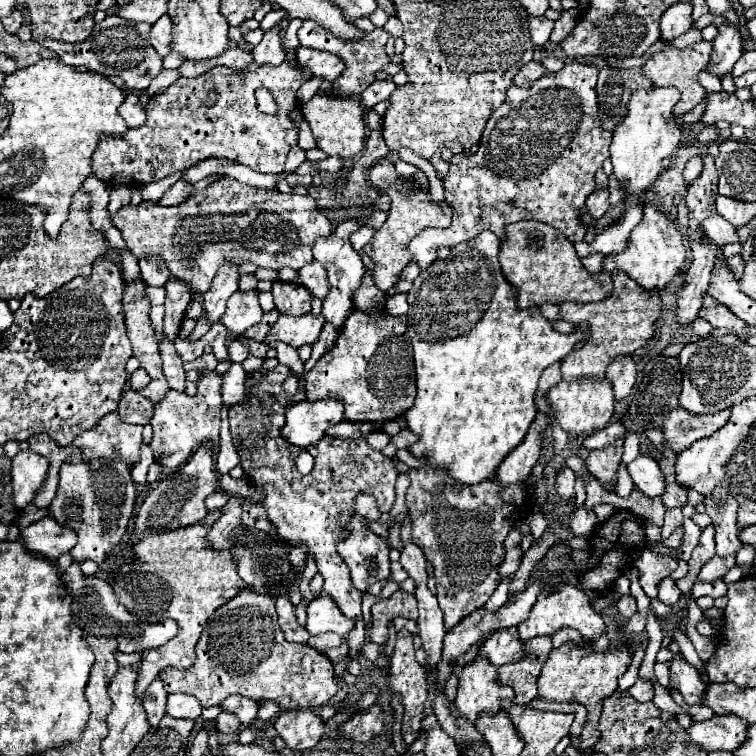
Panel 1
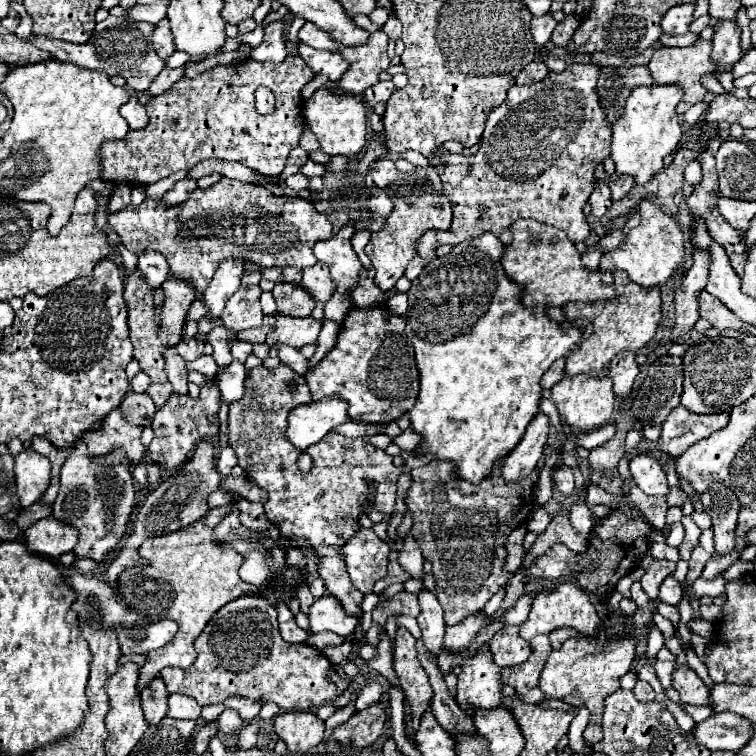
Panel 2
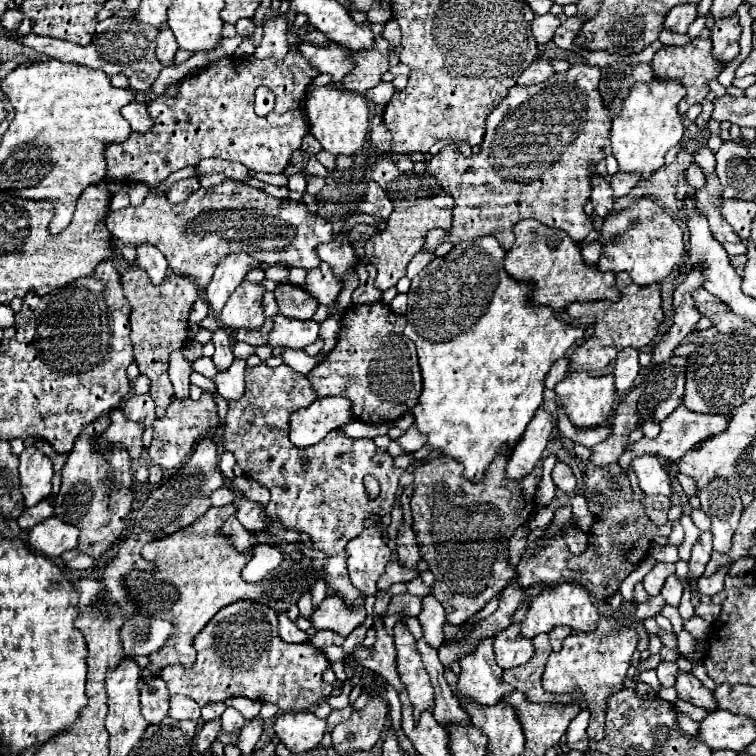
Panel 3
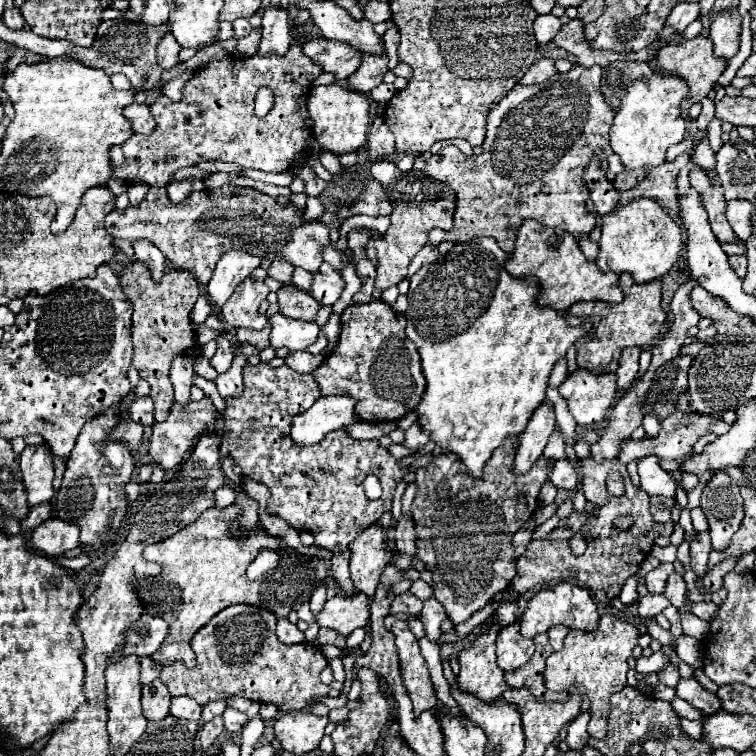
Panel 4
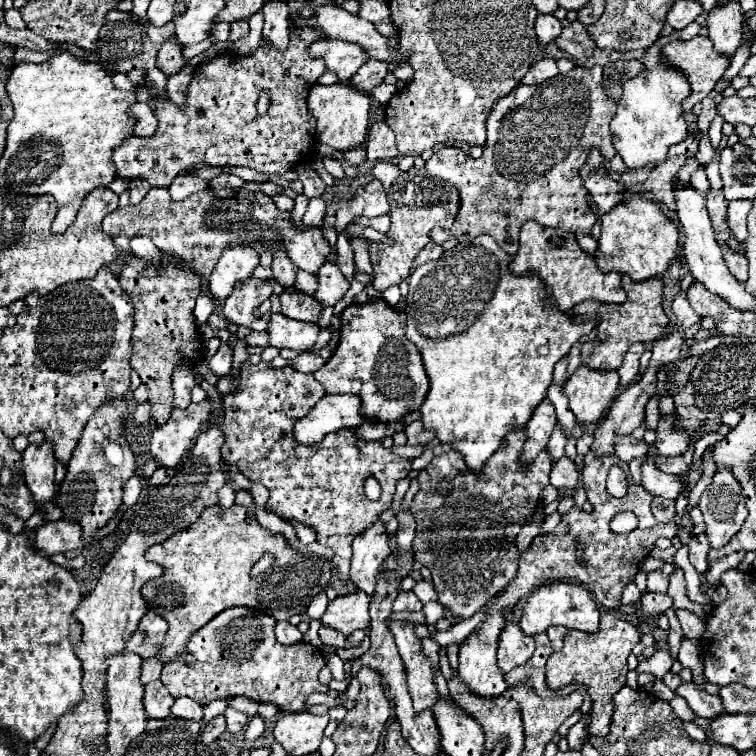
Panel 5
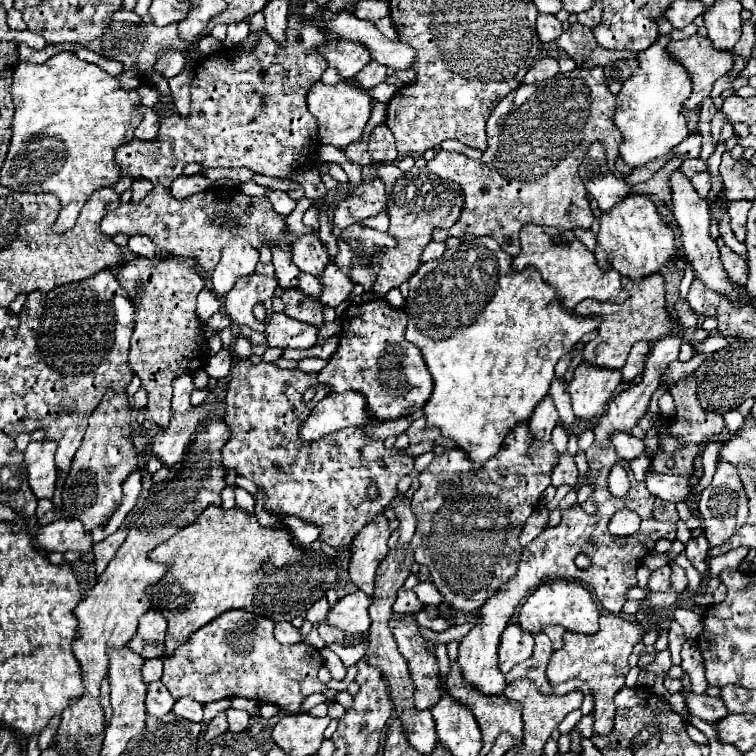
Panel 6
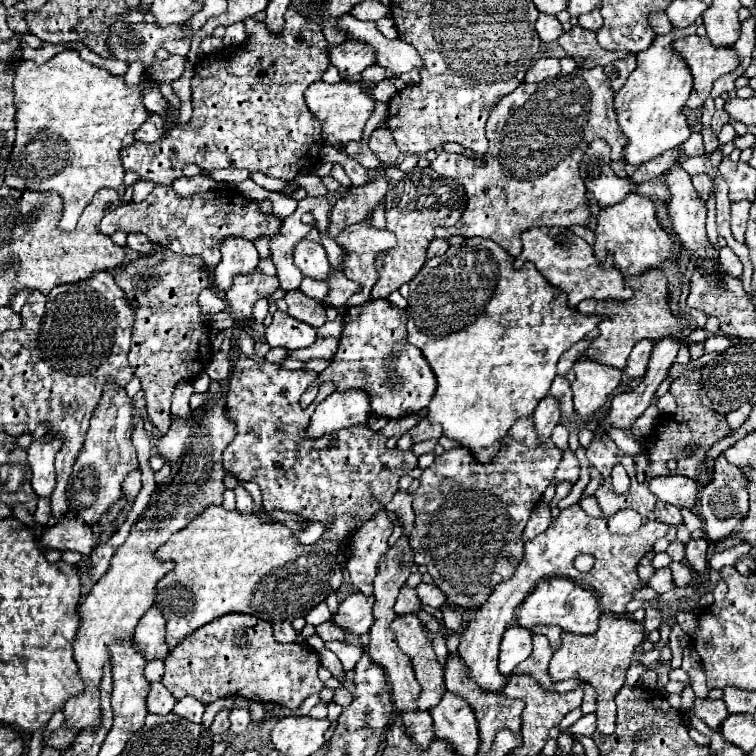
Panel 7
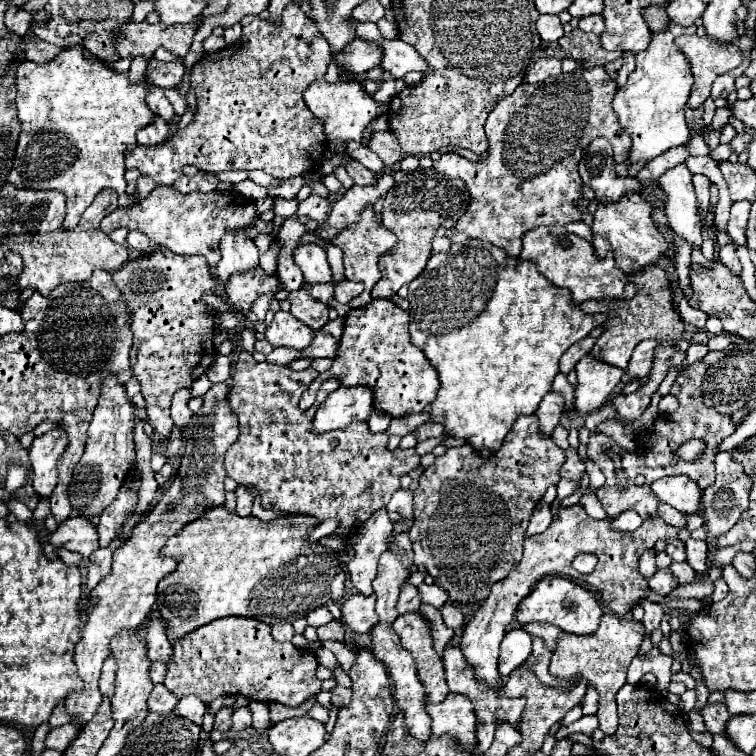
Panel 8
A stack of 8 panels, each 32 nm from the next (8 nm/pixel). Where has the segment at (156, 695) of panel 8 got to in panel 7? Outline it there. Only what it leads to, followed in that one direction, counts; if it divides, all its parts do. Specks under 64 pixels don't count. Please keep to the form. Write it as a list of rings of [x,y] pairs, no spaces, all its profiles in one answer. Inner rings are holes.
[[[156,682],[156,684],[152,684],[152,690],[150,690],[146,702],[148,702],[148,712],[152,712],[152,714],[168,714],[168,712],[172,712],[172,708],[174,708],[174,704],[178,700],[166,690],[164,684]]]

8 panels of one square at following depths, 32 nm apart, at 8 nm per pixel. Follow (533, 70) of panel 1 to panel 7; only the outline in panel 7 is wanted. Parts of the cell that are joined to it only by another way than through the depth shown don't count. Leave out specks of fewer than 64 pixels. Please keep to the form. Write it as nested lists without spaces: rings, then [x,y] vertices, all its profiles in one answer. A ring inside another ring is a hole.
[[[540,58],[526,74],[526,82],[542,82],[550,76],[560,74],[560,60],[556,58]]]

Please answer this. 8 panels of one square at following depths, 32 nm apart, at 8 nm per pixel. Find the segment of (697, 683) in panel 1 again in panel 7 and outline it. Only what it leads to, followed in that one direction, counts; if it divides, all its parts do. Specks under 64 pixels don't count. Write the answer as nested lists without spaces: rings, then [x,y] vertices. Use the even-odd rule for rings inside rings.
[[[696,698],[692,712],[696,716],[700,716],[712,730],[720,730],[722,720],[728,718],[728,710],[726,710],[726,704],[722,700],[714,700],[712,702],[710,698],[706,698],[706,700]]]

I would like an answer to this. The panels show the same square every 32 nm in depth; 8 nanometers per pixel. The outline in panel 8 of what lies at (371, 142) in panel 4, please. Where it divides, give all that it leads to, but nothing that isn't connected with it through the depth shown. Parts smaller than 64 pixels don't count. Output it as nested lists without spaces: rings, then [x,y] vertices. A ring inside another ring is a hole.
[[[378,132],[372,138],[372,144],[369,144],[372,152],[376,152],[384,164],[396,164],[402,158],[400,144],[392,132]]]

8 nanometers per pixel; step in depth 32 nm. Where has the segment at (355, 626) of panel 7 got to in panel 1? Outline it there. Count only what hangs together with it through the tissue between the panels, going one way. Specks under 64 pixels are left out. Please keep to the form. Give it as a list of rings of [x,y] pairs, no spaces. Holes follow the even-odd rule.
[[[330,596],[314,598],[306,612],[308,612],[306,630],[312,636],[322,634],[322,632],[336,632],[344,638],[354,628],[354,620],[348,620],[340,612],[340,608],[336,608],[336,602]]]

